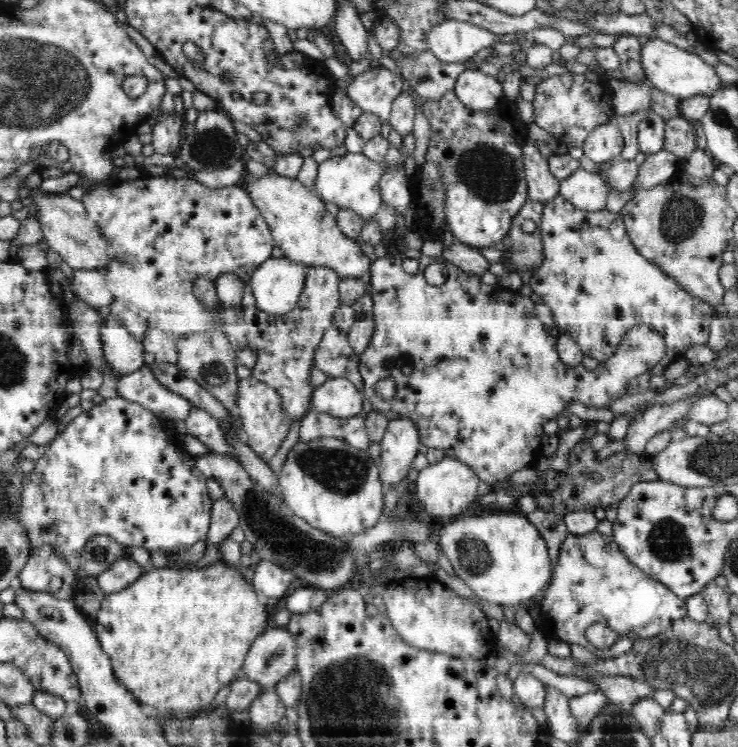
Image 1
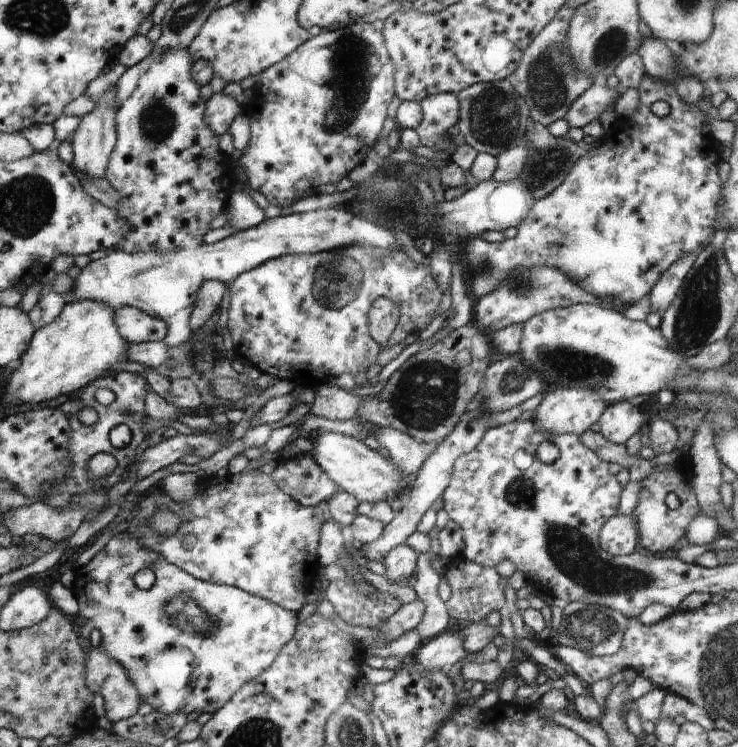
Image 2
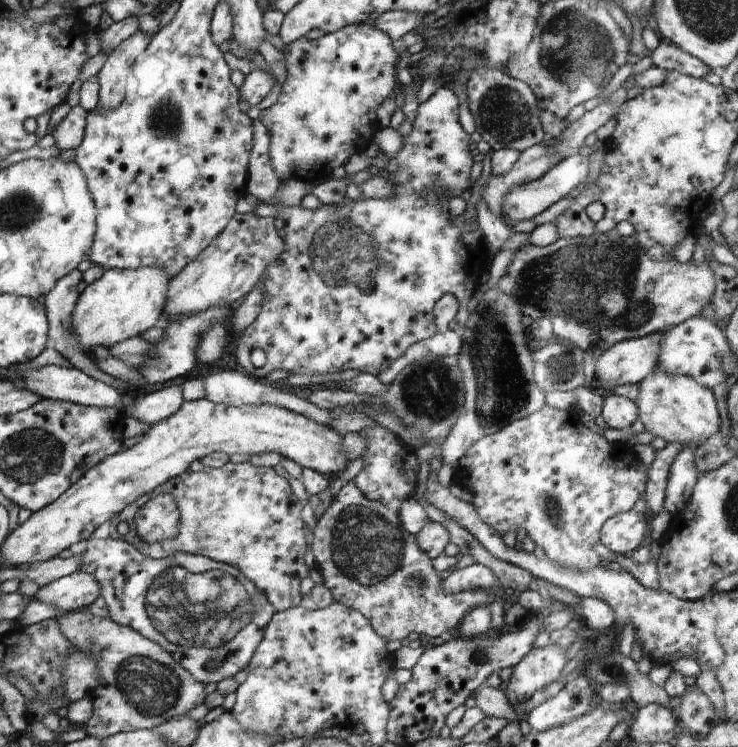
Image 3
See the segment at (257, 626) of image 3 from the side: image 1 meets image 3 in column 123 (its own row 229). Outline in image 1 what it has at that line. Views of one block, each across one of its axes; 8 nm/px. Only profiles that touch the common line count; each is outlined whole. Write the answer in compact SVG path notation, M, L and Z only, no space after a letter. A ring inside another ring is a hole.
M560 194L543 206L541 222L544 258L534 271L529 285L541 297L542 304L552 309L559 334L568 334L582 349L584 355L606 362L614 357L616 348L626 334L636 326L650 326L665 340L666 369L682 357L684 349L704 346L709 341L710 324L714 310L702 299L688 293L670 275L644 258L632 244L622 215L608 209L598 212L578 210Z

